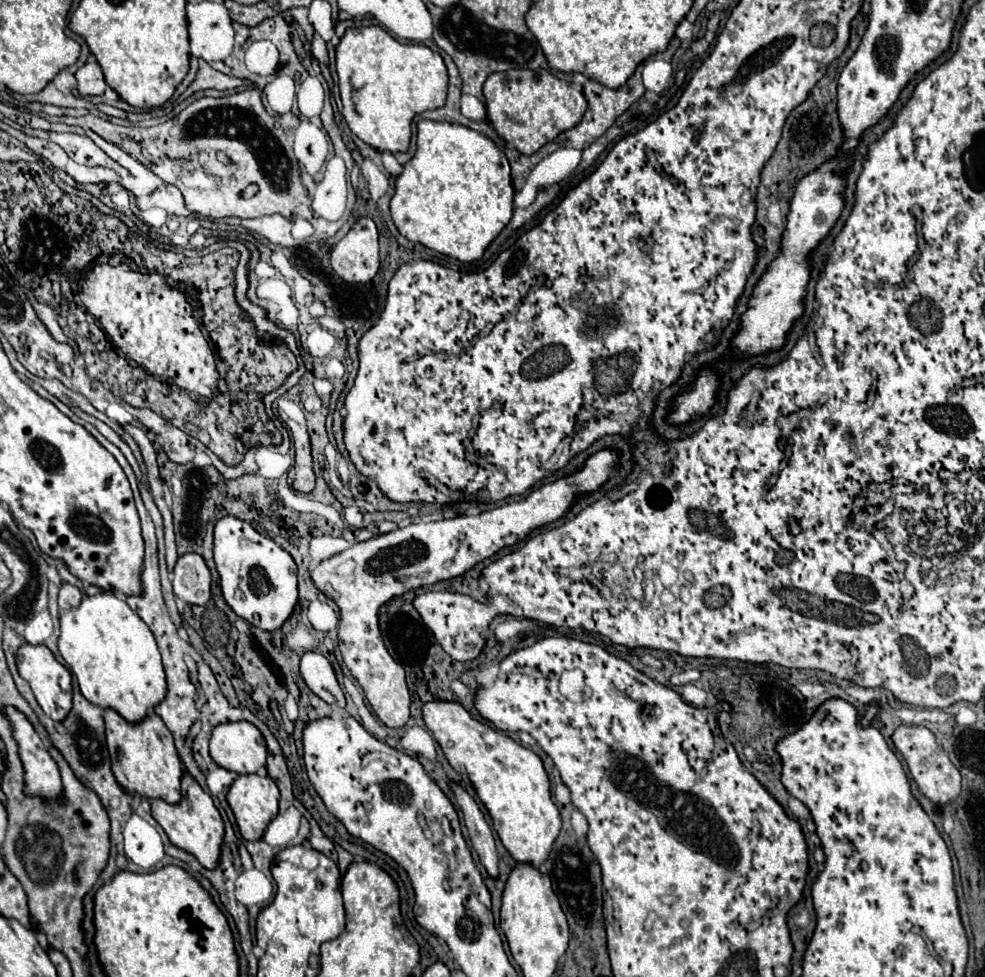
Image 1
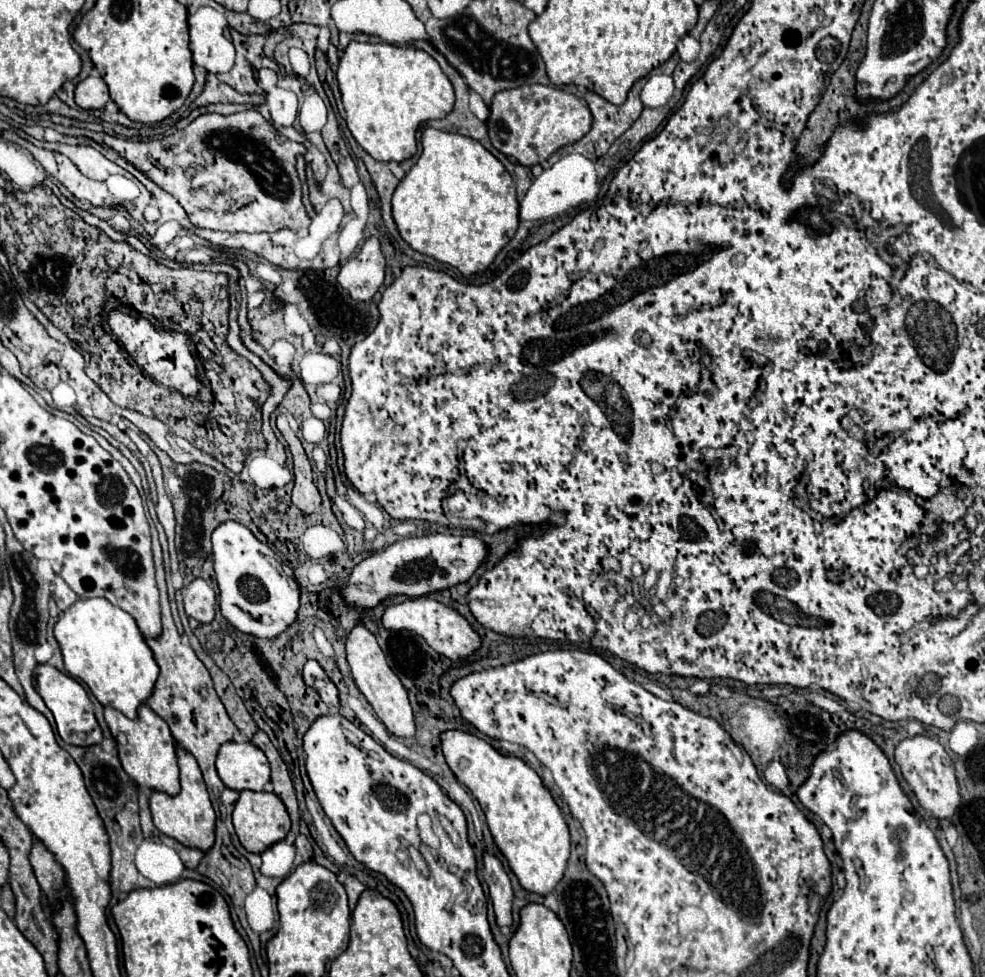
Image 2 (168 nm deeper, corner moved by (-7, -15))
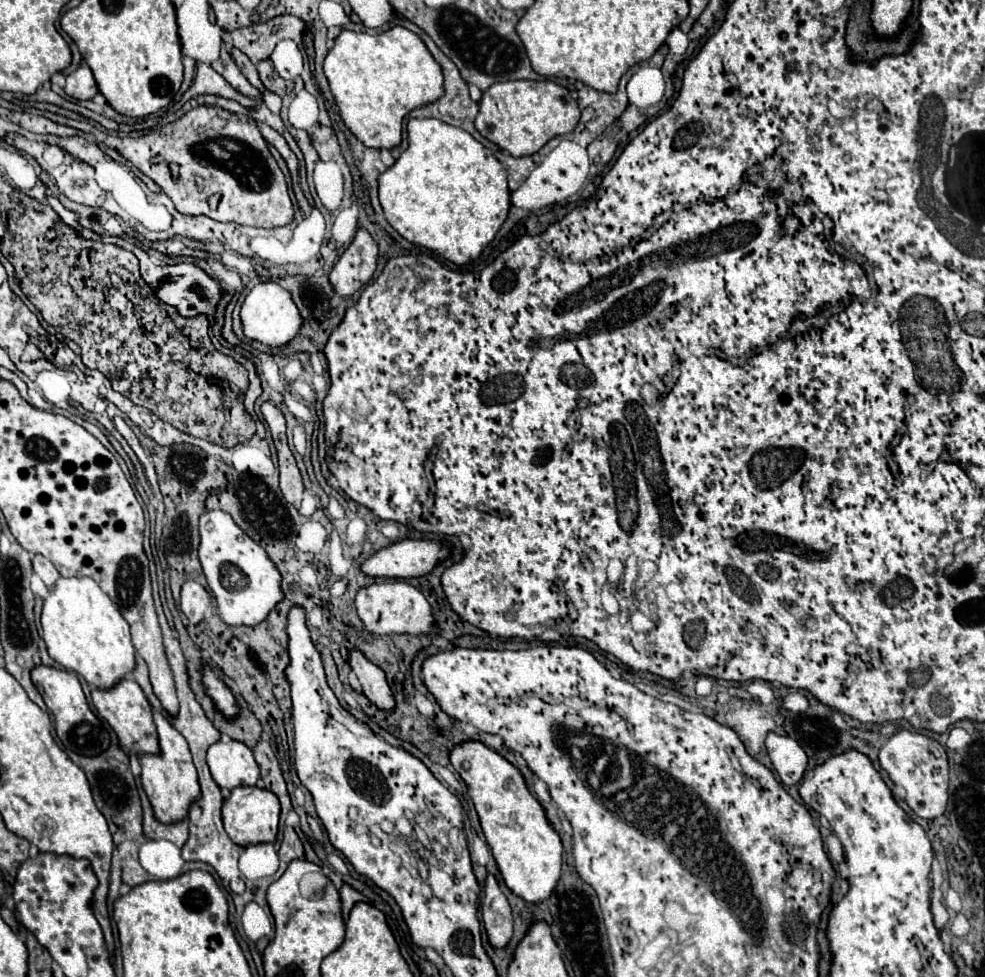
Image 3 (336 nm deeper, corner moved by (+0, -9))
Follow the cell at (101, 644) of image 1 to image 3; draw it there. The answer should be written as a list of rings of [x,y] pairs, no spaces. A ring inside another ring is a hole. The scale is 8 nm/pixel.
[[[58,578],[44,598],[40,622],[48,654],[66,670],[84,676],[90,686],[106,690],[136,666],[128,622],[92,578]]]

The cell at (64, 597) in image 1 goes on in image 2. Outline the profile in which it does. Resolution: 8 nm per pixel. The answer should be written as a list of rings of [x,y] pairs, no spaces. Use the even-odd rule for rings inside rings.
[[[55,578],[55,594],[53,594],[53,598],[55,598],[55,602],[57,602],[57,606],[59,606],[59,610],[61,612],[67,612],[77,600],[79,600],[79,596],[65,584],[65,580],[63,578]]]

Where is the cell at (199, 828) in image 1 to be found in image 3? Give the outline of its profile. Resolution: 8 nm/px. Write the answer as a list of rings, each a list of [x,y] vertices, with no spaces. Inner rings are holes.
[[[154,710],[154,724],[158,728],[158,754],[138,756],[138,762],[142,766],[140,778],[152,802],[152,808],[156,810],[156,818],[160,818],[160,822],[168,822],[168,818],[184,818],[184,814],[188,812],[188,802],[200,798],[200,784],[184,736],[158,710]]]

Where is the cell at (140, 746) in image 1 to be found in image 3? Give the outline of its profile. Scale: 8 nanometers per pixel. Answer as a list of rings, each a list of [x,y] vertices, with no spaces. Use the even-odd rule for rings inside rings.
[[[122,678],[108,690],[92,688],[92,704],[96,712],[114,728],[120,746],[128,754],[144,754],[144,752],[156,754],[156,726],[152,722],[152,706],[132,678]]]

